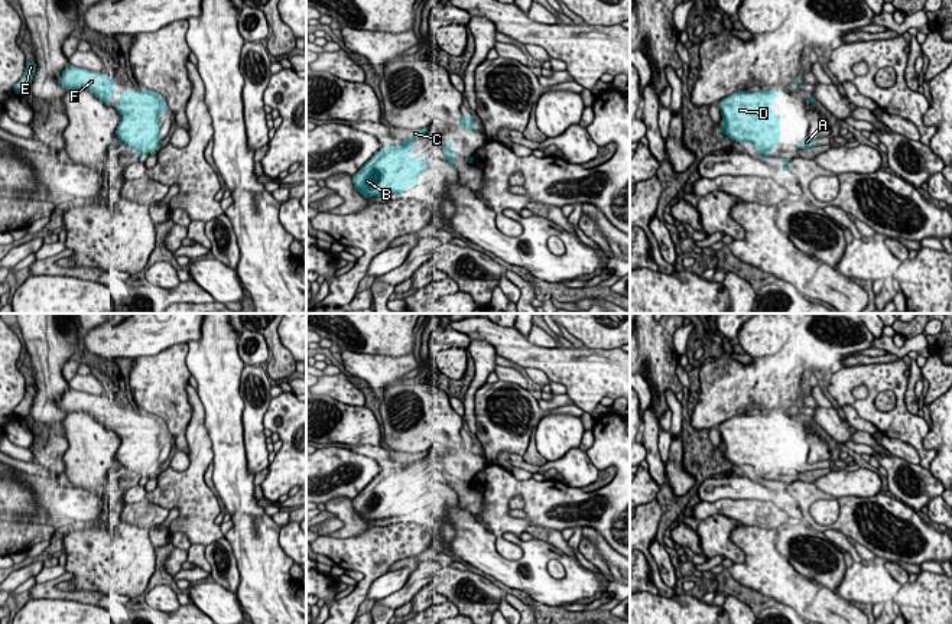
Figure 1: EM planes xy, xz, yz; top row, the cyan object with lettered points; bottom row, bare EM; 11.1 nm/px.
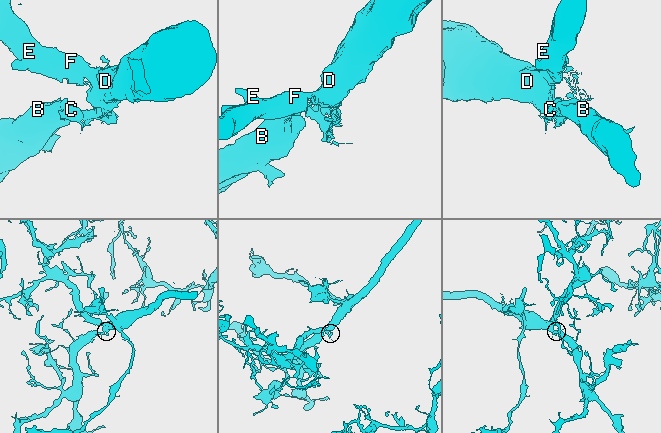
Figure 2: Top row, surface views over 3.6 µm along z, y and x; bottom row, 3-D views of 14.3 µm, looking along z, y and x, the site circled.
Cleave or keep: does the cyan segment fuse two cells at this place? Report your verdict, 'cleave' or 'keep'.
keep

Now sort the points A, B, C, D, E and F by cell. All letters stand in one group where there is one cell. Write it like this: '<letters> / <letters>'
A B C D E F

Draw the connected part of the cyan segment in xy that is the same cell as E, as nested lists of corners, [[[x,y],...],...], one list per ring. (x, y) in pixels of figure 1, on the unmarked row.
[[[33,383],[26,384],[23,400],[13,410],[16,417],[26,419],[30,415],[35,394],[36,394],[35,384]]]

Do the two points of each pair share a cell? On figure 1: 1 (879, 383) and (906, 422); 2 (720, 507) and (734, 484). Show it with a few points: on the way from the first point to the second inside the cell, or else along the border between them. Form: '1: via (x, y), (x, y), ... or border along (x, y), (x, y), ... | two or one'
1: via (892, 384), (900, 393), (900, 409) | one
2: border along (720, 499), (701, 501) | two

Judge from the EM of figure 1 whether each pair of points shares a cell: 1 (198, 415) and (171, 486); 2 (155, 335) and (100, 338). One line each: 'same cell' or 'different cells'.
1: same cell
2: same cell

